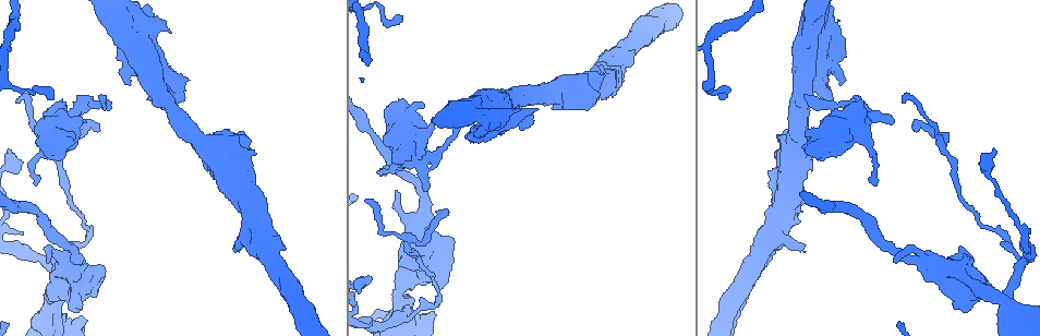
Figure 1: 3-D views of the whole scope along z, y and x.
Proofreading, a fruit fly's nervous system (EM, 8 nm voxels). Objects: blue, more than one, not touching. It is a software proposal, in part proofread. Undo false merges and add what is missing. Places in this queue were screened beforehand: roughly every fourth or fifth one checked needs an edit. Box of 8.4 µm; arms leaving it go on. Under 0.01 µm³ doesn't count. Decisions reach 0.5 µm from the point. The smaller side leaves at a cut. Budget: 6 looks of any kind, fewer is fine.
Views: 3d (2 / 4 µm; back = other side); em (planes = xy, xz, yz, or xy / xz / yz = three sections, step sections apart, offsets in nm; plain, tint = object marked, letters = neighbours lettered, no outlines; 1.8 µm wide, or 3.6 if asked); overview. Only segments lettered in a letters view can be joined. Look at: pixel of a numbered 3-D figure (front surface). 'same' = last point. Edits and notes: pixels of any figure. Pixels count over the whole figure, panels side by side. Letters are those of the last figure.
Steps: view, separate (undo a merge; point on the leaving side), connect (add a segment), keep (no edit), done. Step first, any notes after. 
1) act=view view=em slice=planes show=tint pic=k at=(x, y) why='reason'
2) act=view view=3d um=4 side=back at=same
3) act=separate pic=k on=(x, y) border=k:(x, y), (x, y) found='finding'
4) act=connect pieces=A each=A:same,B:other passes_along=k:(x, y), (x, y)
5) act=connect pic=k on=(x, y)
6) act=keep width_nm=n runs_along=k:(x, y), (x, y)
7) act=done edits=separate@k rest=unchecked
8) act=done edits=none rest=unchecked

act=view view=em slice=planes show=letters pic=1 at=(236, 251) why='free end'

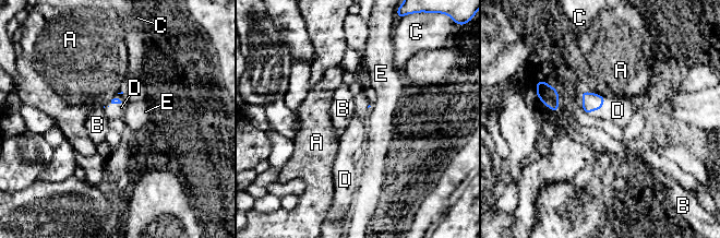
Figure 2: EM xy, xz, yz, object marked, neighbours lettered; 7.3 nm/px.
act=connect pieces=D each=A:other,B:other,C:other,D:same,E:other passes_along=2:(590, 100), (599, 109), (618, 110) found='it goes on there'

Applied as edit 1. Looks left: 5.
act=view view=em slice=planes show=plain pic=1 at=(22, 232) why='an open end'

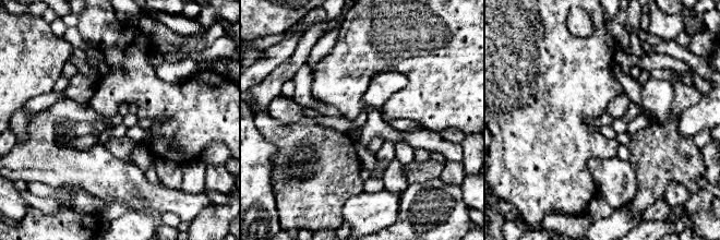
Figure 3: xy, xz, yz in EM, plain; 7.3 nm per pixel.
act=view view=em slice=planes show=tint at=same

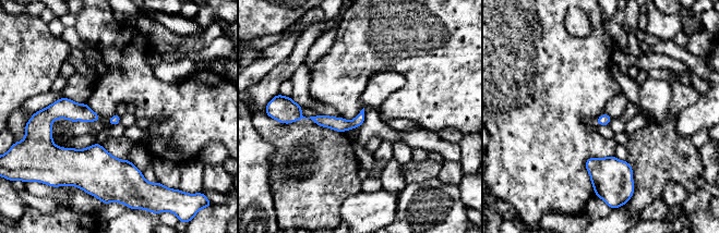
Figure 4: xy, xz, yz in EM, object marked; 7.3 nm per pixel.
act=view view=em slice=planes show=letters at=same why='what lies round it'

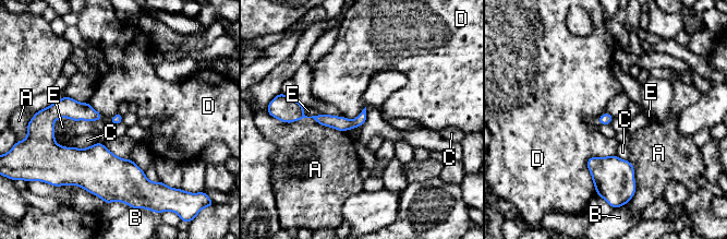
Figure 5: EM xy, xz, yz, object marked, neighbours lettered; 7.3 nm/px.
act=keep each=A:other,B:other,C:other,D:other,E:other runs_along=5:(297, 112), (340, 123), (363, 118) found='no lettered segment goes on from it'

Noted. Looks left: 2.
act=view view=em slice=planes show=letters pic=1 at=(1006, 299)

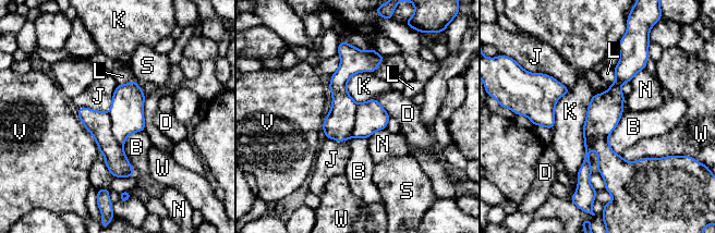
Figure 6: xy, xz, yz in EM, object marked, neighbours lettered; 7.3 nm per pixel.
act=separate pic=6 on=(126, 112) each=B:other,D:other,J:other,K:other,L:other,N:other,S:other,V:other,W:other border=6:(107, 112), (111, 134), (121, 146) found='a second cell is stuck on'

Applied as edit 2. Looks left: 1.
act=done edits=connect@2,separate@6 rest=unchecked

